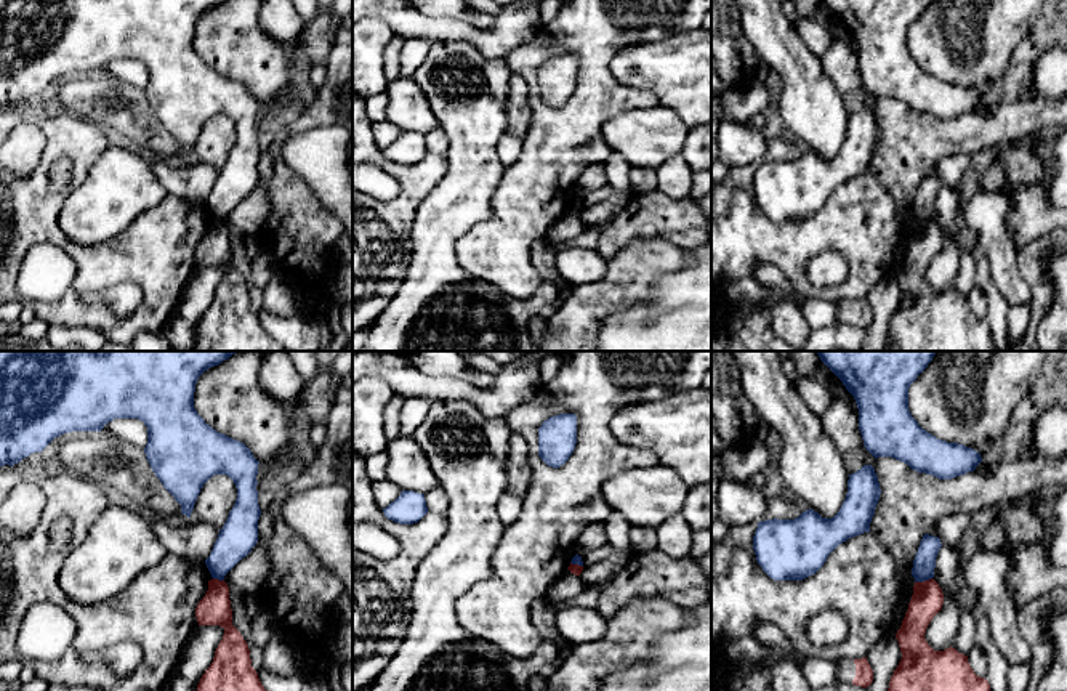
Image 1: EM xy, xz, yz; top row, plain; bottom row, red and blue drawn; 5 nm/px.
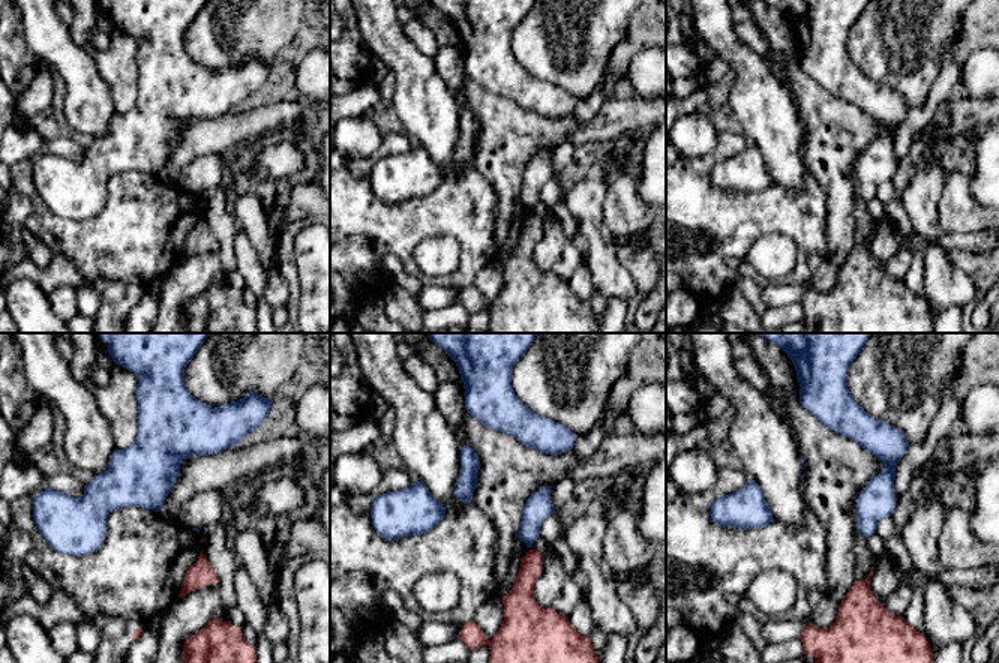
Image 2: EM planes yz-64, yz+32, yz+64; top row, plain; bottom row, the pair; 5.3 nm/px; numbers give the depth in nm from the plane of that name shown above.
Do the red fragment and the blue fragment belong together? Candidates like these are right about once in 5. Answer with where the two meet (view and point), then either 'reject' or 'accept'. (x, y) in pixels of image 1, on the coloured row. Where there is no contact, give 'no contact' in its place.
contact yz (925, 581); reject

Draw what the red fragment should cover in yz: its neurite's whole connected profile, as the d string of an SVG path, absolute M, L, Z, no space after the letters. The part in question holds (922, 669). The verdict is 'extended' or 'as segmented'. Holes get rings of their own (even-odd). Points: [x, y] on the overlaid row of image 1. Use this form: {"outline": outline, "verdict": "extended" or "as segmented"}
{"outline": "M934 579L915 582L908 609L896 633L902 659L888 691L990 691L988 681L971 669L968 656L952 646L934 651L928 645L926 628L942 604L944 593Z", "verdict": "as segmented"}

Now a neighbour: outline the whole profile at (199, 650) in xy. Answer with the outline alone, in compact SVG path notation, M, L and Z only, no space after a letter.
M195 625L162 691L197 691L197 685L213 662L223 635L224 628L219 625Z

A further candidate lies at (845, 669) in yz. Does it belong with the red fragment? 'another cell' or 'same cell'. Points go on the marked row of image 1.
same cell

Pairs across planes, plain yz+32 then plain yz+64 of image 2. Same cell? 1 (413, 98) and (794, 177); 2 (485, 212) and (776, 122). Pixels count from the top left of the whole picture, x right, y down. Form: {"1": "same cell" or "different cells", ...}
{"1": "same cell", "2": "different cells"}

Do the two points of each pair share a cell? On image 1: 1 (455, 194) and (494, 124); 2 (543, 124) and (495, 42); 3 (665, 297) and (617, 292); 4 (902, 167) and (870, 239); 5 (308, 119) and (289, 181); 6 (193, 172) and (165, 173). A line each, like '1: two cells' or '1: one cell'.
1: one cell
2: two cells
3: two cells
4: two cells
5: one cell
6: one cell

